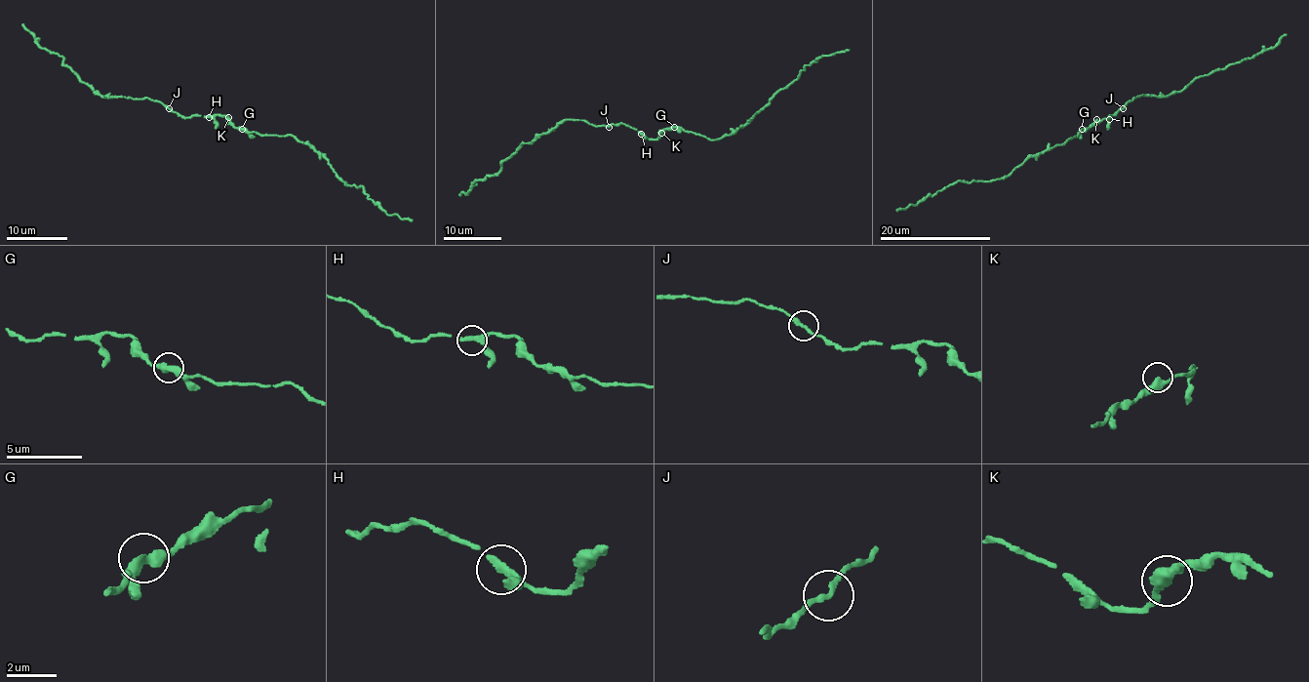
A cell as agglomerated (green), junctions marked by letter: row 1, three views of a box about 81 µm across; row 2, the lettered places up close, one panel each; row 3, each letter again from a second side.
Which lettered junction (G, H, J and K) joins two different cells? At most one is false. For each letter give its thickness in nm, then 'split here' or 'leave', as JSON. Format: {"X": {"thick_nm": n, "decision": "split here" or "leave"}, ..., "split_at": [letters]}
{"G": {"thick_nm": 400, "decision": "split here"}, "H": {"thick_nm": 280, "decision": "leave"}, "J": {"thick_nm": 200, "decision": "leave"}, "K": {"thick_nm": 400, "decision": "leave"}, "split_at": ["G"]}

